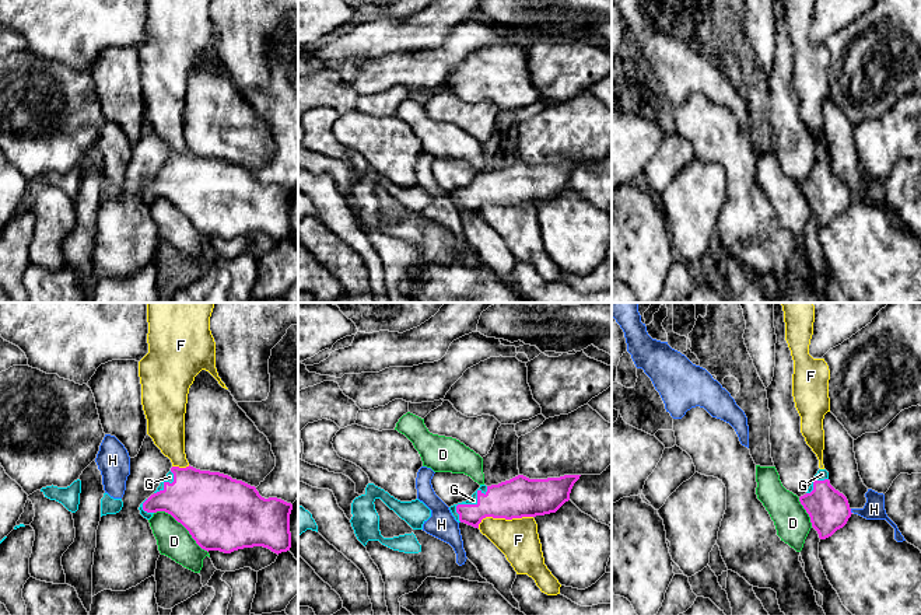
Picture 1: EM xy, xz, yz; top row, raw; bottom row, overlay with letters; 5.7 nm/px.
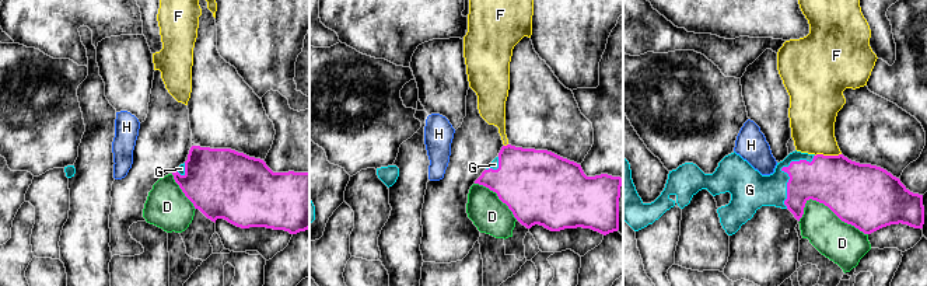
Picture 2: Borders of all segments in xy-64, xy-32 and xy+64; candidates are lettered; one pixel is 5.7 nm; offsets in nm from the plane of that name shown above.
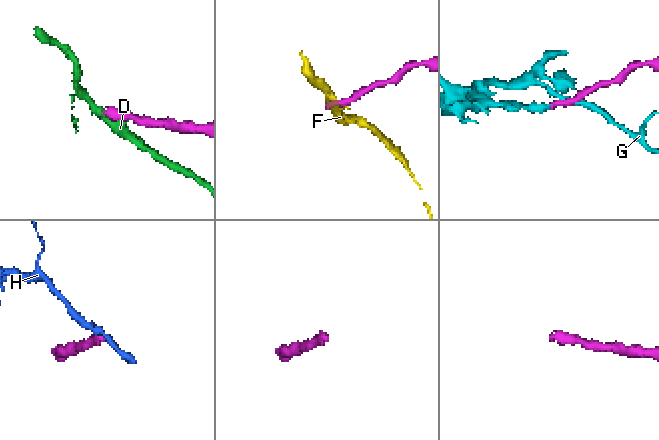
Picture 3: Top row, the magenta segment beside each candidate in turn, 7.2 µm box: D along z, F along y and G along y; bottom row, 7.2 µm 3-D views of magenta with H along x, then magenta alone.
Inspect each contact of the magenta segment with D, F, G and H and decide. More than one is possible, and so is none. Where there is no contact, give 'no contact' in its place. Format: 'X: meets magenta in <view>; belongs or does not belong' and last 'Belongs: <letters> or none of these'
D: meets magenta in xy; does not belong
F: meets magenta in xz; does not belong
G: meets magenta in xz; belongs
H: meets magenta in yz; does not belong
Belongs: G

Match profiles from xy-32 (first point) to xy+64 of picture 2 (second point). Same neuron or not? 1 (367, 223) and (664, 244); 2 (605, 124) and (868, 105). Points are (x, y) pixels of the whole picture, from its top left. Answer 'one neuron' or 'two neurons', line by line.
1: two neurons
2: two neurons

